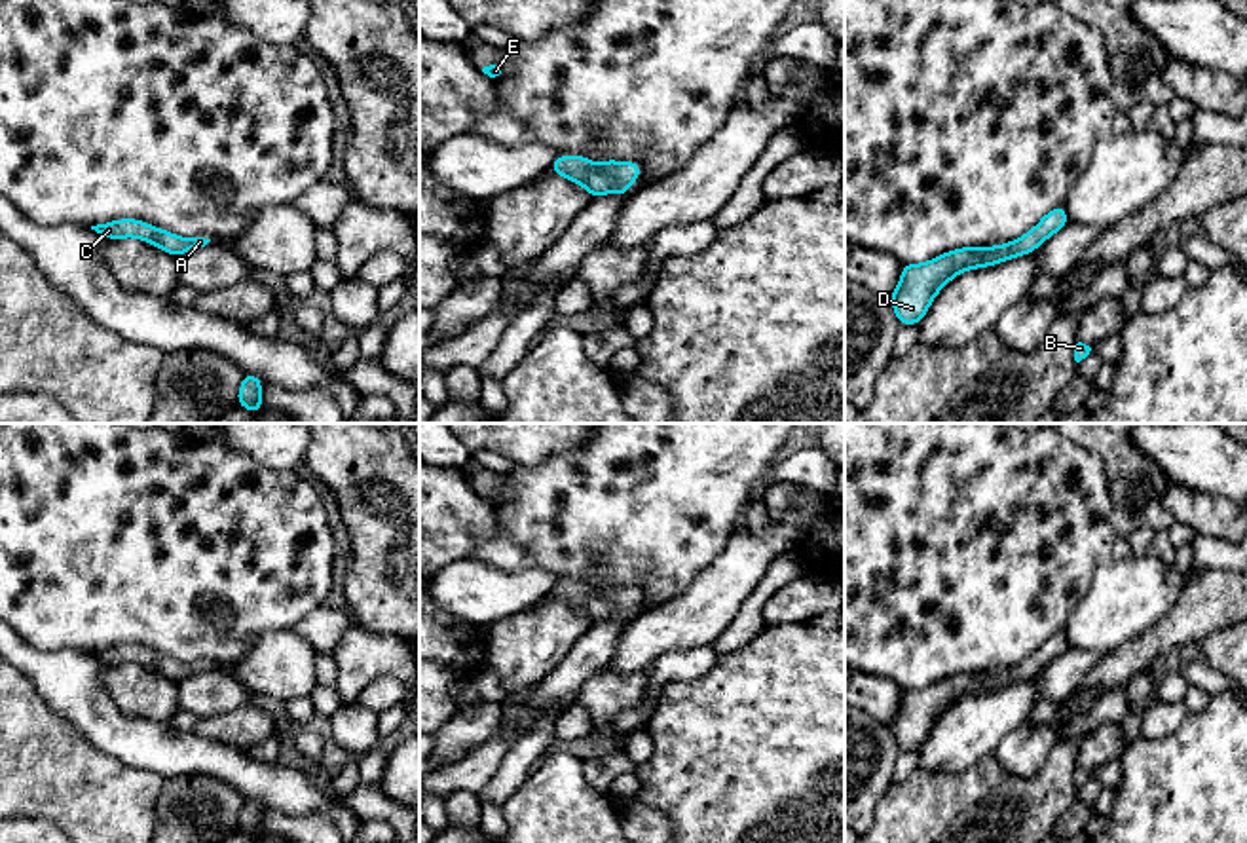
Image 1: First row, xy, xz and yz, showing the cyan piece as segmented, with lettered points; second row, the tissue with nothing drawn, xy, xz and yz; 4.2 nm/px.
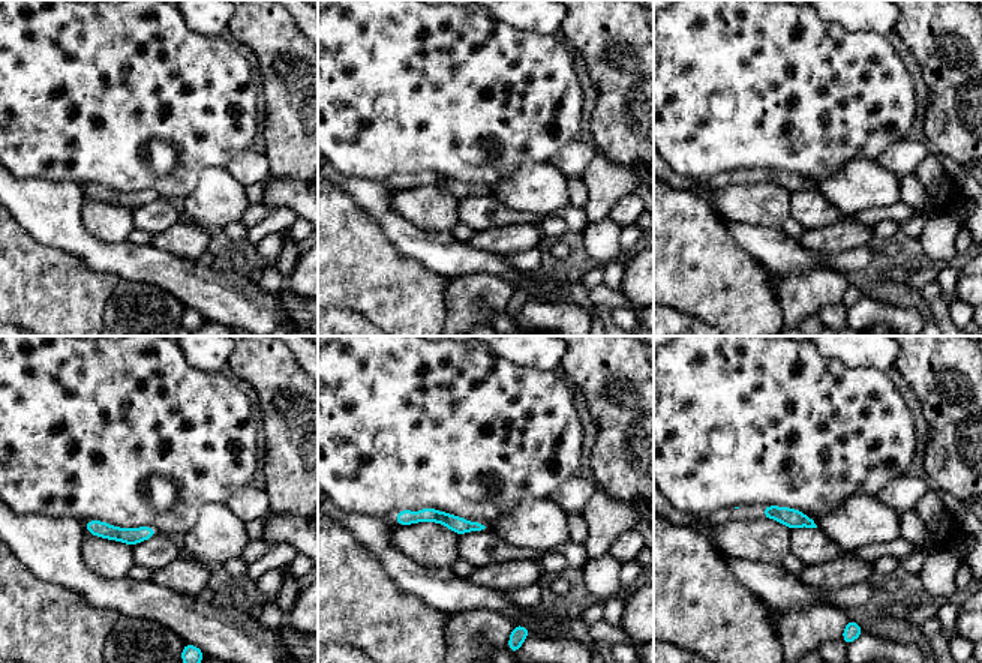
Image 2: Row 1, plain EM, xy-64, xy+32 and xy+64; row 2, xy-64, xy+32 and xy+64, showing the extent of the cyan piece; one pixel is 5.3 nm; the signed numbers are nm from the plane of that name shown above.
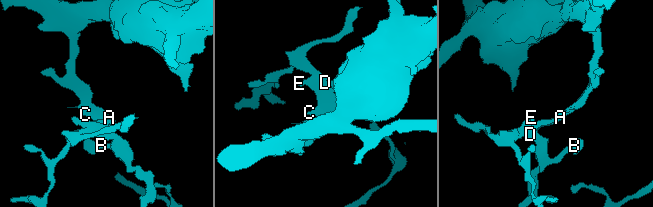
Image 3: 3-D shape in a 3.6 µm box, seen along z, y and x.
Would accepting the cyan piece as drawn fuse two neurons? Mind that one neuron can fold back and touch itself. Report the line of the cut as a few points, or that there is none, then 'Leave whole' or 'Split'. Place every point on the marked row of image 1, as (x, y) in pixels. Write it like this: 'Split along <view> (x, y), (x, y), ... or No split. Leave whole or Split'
No split. Leave whole

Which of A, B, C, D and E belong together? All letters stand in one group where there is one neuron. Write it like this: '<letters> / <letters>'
A B C D E

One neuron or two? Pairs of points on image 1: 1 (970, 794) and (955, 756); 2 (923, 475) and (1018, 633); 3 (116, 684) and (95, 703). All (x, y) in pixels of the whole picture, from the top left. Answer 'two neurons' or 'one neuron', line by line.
1: two neurons
2: one neuron
3: two neurons

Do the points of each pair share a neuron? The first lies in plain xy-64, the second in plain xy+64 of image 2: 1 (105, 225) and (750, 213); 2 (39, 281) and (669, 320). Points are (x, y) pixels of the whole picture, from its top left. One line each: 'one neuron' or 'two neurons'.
1: one neuron
2: two neurons

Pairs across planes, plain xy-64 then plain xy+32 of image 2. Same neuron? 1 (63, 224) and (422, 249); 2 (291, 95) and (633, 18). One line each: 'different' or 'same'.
1: same
2: same

